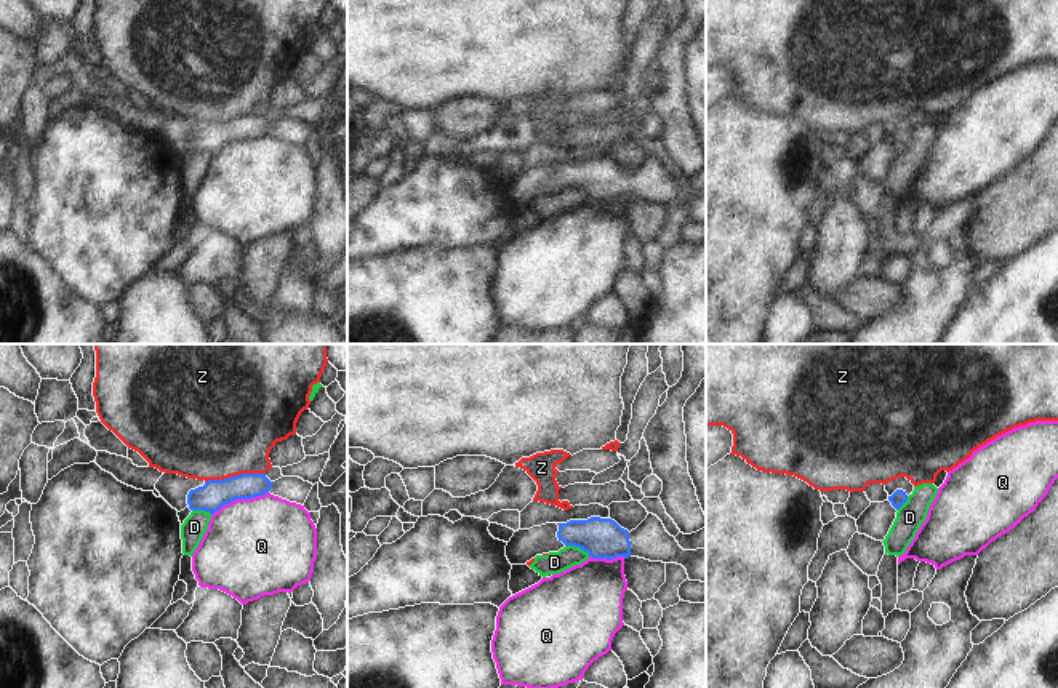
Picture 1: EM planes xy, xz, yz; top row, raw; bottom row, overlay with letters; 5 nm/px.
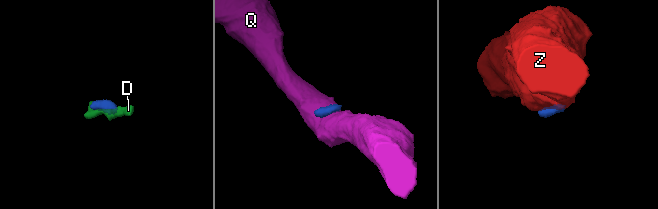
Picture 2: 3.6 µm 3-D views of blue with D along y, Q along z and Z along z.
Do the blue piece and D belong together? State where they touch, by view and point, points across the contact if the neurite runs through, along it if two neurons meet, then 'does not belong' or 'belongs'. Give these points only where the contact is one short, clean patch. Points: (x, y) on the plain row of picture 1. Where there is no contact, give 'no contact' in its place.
xz (578, 188) | along xz (565, 186), (581, 189), (589, 197) | does not belong

